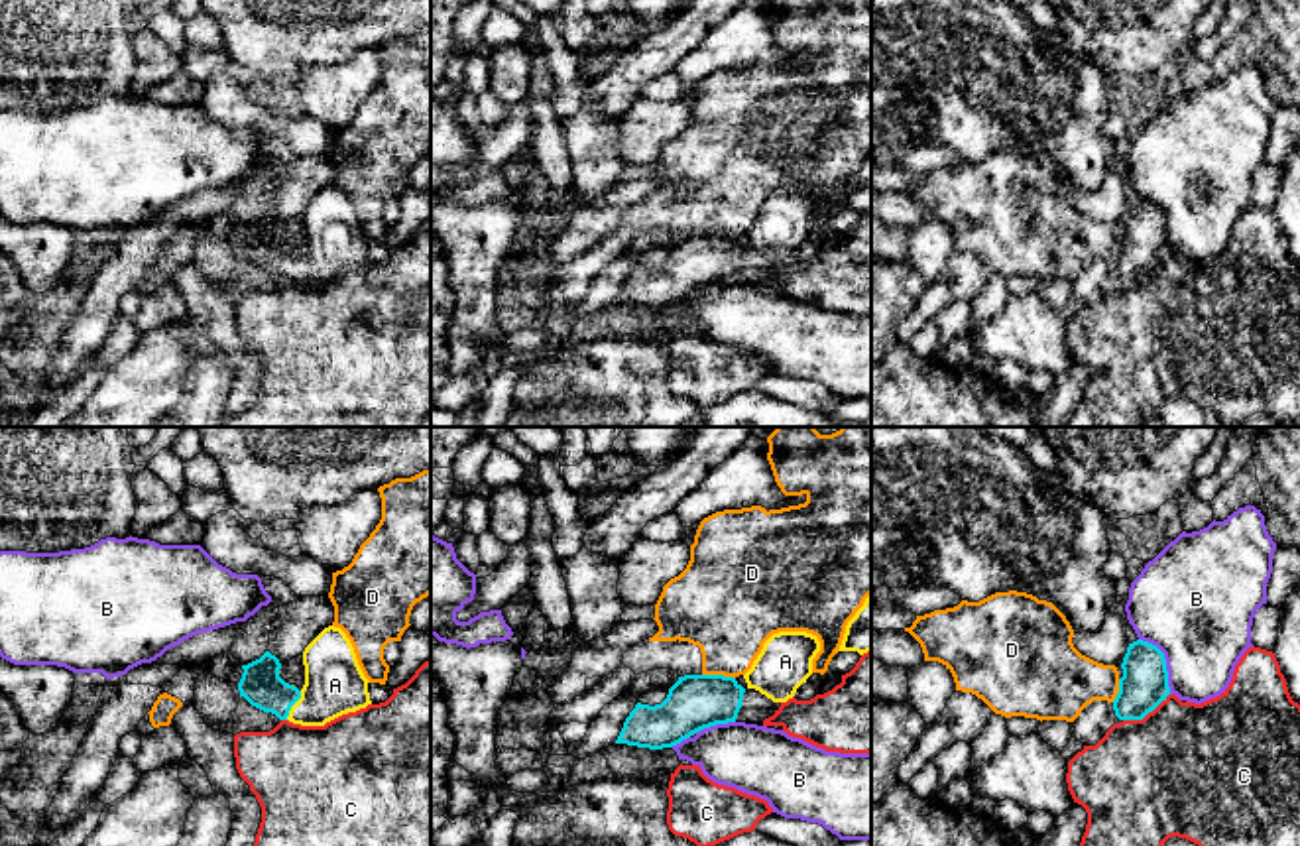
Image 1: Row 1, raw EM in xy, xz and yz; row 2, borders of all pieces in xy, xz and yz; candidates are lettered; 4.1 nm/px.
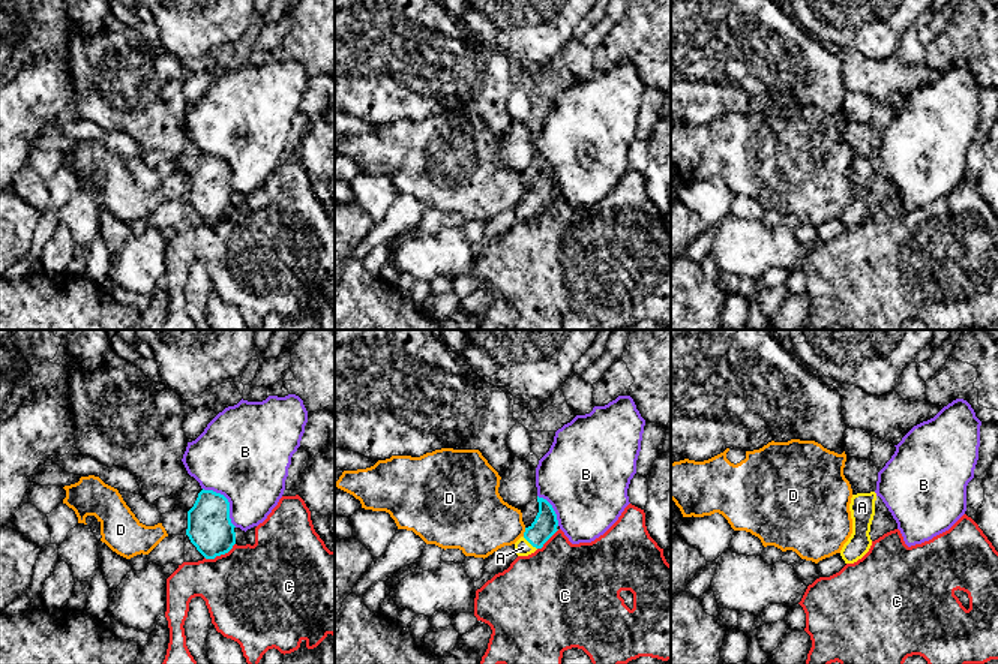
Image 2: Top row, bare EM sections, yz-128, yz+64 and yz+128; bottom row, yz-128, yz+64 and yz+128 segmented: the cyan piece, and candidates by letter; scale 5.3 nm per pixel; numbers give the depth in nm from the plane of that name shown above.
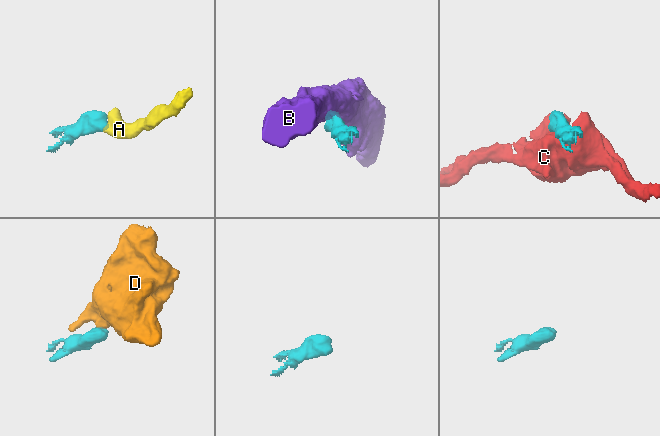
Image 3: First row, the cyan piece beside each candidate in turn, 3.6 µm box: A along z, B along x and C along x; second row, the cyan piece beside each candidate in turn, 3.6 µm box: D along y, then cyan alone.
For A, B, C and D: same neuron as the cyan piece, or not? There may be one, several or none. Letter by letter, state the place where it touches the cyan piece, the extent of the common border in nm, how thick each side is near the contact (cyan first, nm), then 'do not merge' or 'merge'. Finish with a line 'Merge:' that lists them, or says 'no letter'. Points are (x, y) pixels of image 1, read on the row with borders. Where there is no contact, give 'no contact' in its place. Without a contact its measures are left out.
A: xy (294, 703) | 140 nm | 170/240 nm | merge
B: yz (1165, 662) | 260 nm | 190/460 nm | do not merge
C: yz (1145, 715) | 220 nm | 190/480 nm | do not merge
D: xz (718, 675) | 140 nm | 220/360 nm | do not merge
Merge: A

